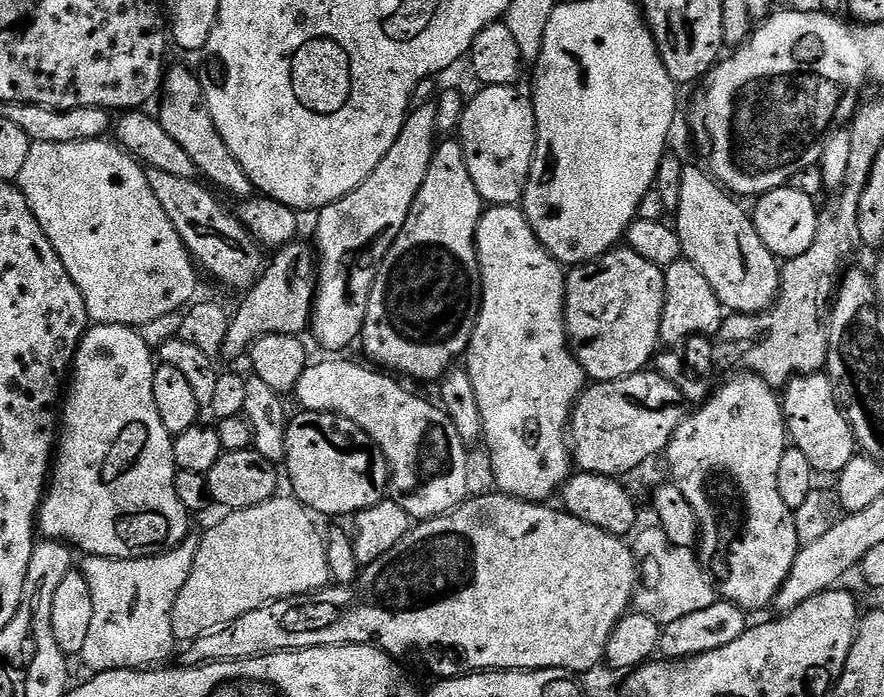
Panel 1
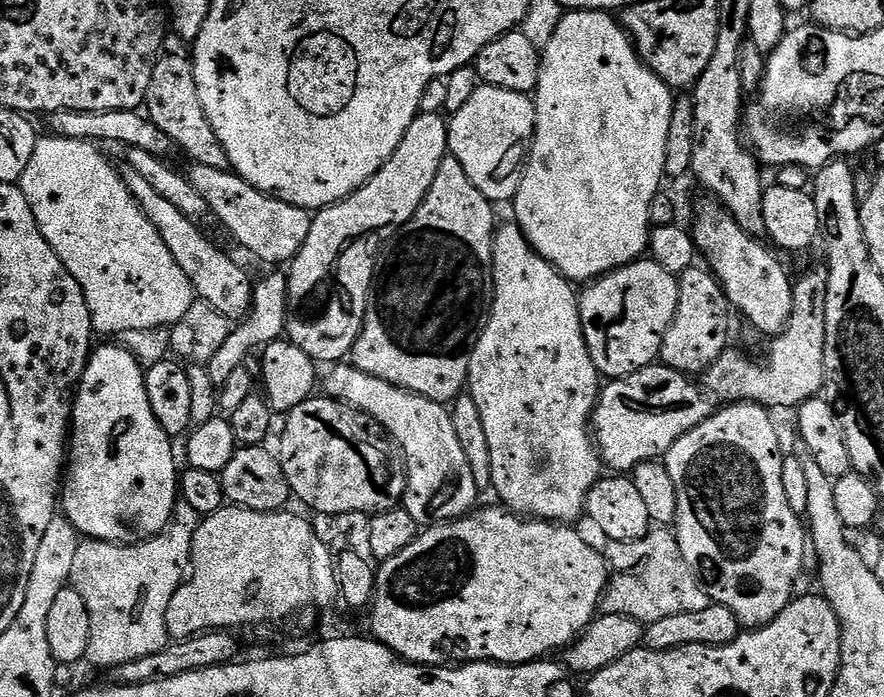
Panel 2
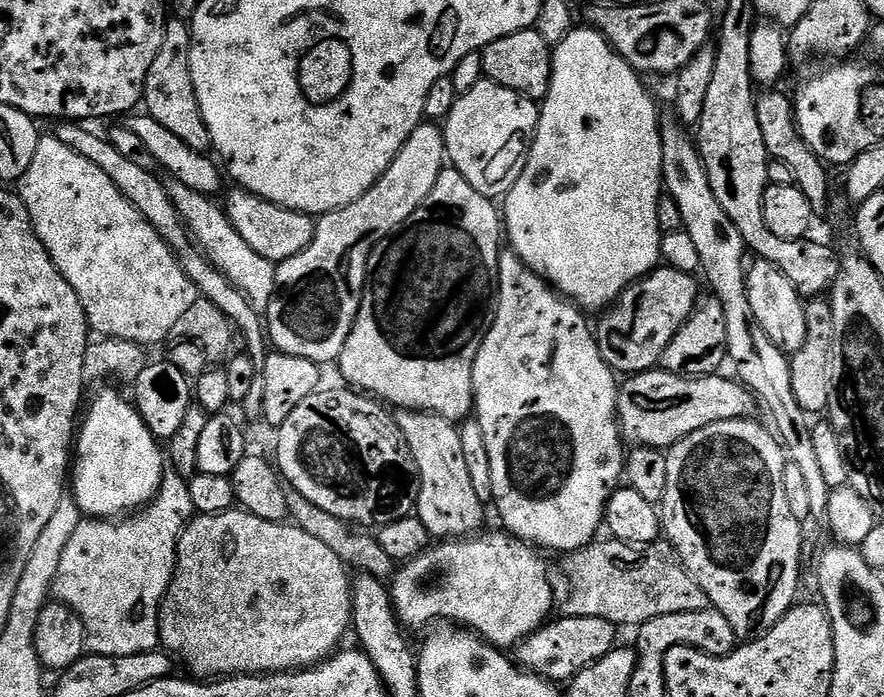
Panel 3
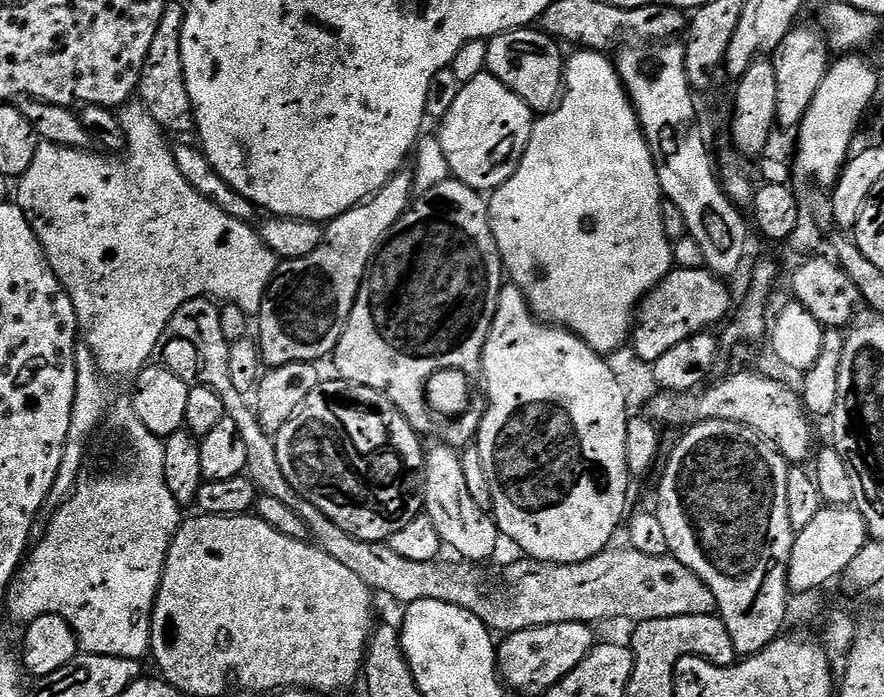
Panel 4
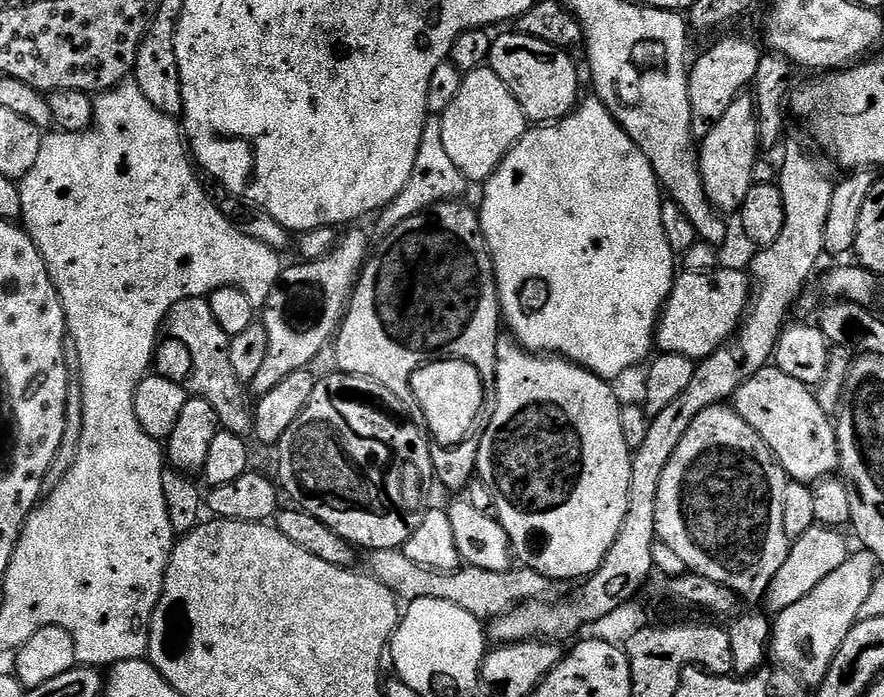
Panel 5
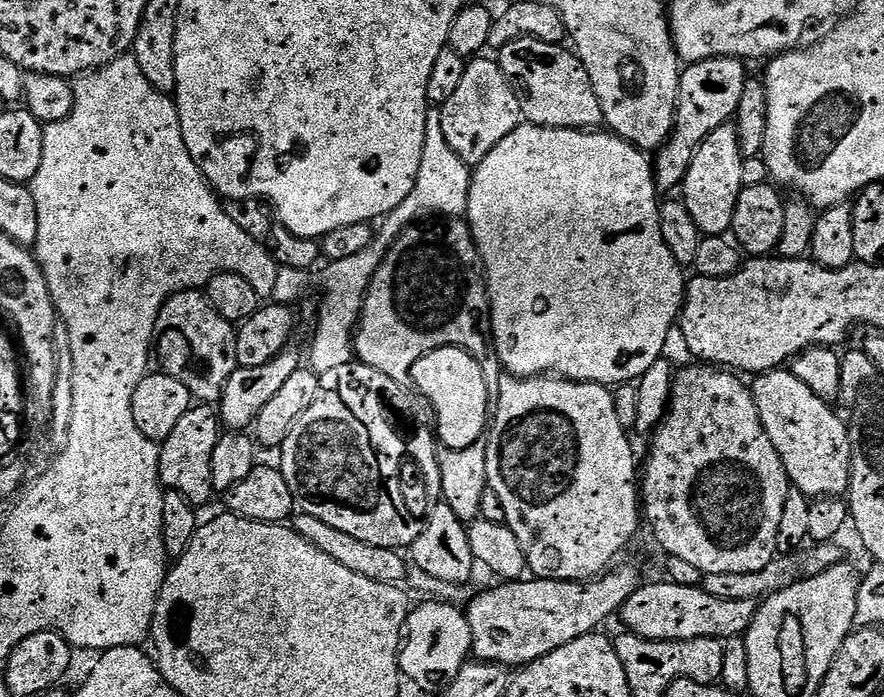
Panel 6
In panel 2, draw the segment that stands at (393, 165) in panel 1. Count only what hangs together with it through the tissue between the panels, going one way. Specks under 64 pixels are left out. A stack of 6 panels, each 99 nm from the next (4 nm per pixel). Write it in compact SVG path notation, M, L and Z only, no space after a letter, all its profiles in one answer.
M421 112L420 115L414 118L414 122L410 122L410 130L406 130L402 142L398 142L398 150L394 150L394 154L384 163L382 170L378 170L378 174L374 174L374 178L367 180L363 188L353 192L345 200L339 200L338 203L331 204L328 208L321 208L313 215L310 238L306 238L302 250L296 255L296 259L292 261L286 272L288 277L288 317L284 327L287 339L291 340L294 346L298 346L298 350L306 350L306 354L310 354L312 360L319 362L321 365L328 364L327 366L332 366L343 361L351 353L352 347L356 345L356 340L359 338L364 325L364 315L368 309L368 293L372 290L372 278L376 274L376 265L378 263L377 253L392 239L392 235L399 228L406 226L406 222L410 222L410 218L414 218L418 206L422 206L422 202L430 190L430 185L433 184L434 178L438 174L438 166L442 166L444 157L447 155L449 155L448 120L438 112L434 114Z

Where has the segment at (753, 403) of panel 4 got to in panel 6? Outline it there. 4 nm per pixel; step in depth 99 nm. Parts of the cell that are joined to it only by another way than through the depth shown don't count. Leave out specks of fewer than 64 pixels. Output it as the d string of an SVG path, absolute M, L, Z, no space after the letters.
M791 370L765 372L750 387L762 426L778 450L789 485L809 498L843 497L852 473L852 451L847 423L827 400L818 398L806 382L798 382Z

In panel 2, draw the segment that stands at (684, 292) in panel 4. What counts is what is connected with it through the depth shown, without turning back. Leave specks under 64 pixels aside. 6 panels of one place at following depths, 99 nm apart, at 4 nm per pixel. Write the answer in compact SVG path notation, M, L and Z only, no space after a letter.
M641 258L635 260L633 264L627 264L621 268L616 268L613 272L608 272L605 276L601 276L589 283L585 292L579 293L580 297L580 317L582 318L582 334L586 338L586 346L590 350L590 358L594 362L594 366L599 370L601 377L619 378L629 376L638 370L642 370L646 366L657 363L660 359L660 351L662 350L662 342L666 330L670 330L670 322L674 322L674 314L678 310L680 303L678 302L678 286L680 281L672 272L662 270L662 266L658 266L658 262L654 262L651 258Z

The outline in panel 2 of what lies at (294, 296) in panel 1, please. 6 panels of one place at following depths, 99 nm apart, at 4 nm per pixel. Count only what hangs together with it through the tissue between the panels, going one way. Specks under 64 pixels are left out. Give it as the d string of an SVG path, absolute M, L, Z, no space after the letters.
M272 270L269 276L264 276L261 280L255 281L252 290L252 308L243 320L233 327L232 333L222 342L218 354L210 358L207 364L210 378L215 384L222 385L234 370L243 367L243 360L248 355L263 349L264 345L272 344L285 335L284 327L288 317L288 277L283 271Z

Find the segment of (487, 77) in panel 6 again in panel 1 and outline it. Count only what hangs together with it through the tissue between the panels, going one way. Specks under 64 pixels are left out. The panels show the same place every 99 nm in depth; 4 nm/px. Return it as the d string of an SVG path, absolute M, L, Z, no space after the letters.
M516 86L481 87L480 93L464 105L464 113L460 119L458 139L466 154L466 170L470 170L470 178L474 178L474 186L478 186L478 194L489 205L519 205L524 198L528 185L528 175L532 169L532 159L536 149L536 115L531 99L519 92Z

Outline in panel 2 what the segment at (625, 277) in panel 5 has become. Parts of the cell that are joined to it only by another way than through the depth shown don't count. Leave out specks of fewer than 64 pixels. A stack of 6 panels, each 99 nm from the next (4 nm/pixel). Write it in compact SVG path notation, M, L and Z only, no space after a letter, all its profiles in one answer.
M577 12L564 14L558 23L549 45L544 48L540 57L538 86L534 93L536 105L536 135L532 137L530 151L520 174L520 185L514 197L516 204L515 223L520 225L530 246L548 264L553 264L567 280L573 282L591 282L616 268L633 264L648 252L648 233L653 227L650 218L650 206L654 198L662 191L662 182L666 177L666 134L670 134L670 118L674 103L673 89L663 84L652 71L640 61L640 56L628 35L624 25L615 15L606 12Z

